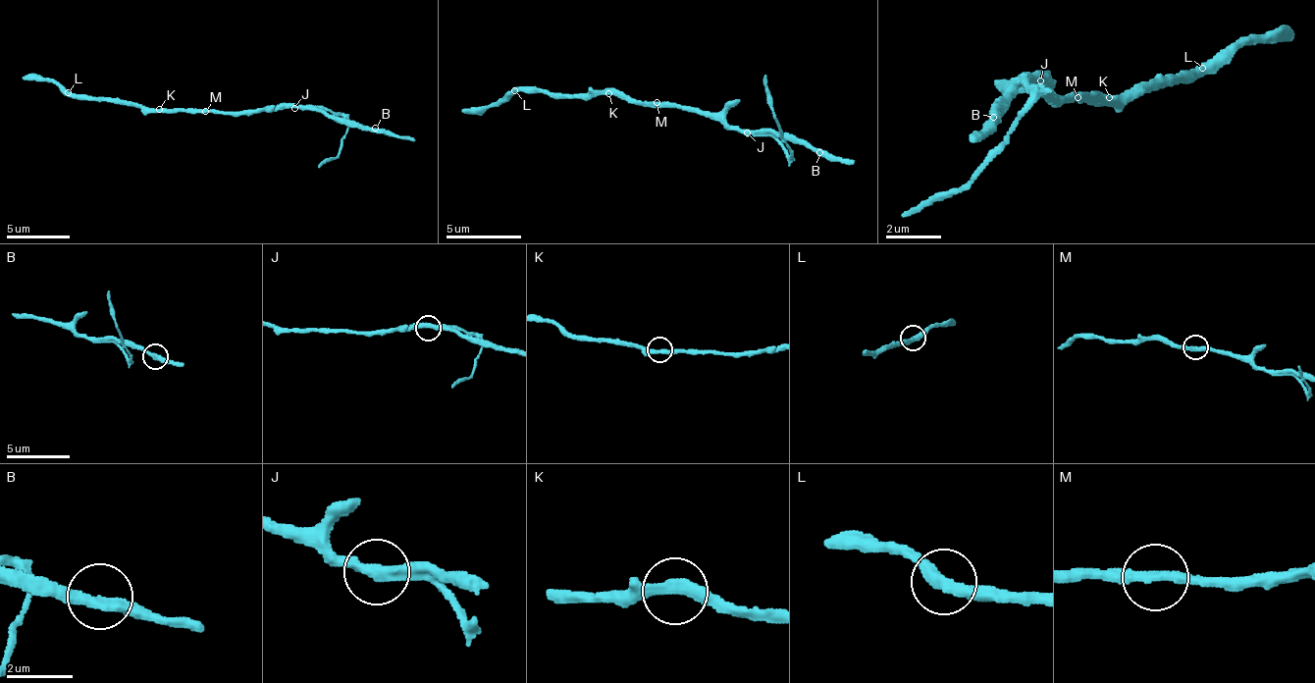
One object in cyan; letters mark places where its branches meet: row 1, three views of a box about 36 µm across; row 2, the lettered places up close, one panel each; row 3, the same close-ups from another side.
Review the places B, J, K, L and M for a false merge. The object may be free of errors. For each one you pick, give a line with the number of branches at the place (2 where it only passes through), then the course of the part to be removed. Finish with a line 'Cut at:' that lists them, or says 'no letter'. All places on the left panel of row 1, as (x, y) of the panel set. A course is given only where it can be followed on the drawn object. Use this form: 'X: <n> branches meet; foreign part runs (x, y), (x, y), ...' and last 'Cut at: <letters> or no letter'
J: 2 branches meet; foreign part runs (293, 107), (334, 110), (347, 123), (337, 155), (320, 166)
Cut at: J

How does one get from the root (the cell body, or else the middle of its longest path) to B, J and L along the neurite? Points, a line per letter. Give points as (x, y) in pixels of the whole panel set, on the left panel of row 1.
B: (210, 111), (314, 106), (332, 116), (375, 128)
J: (210, 111), (293, 107)
L: (210, 111), (140, 109), (111, 101), (74, 98), (68, 92)

